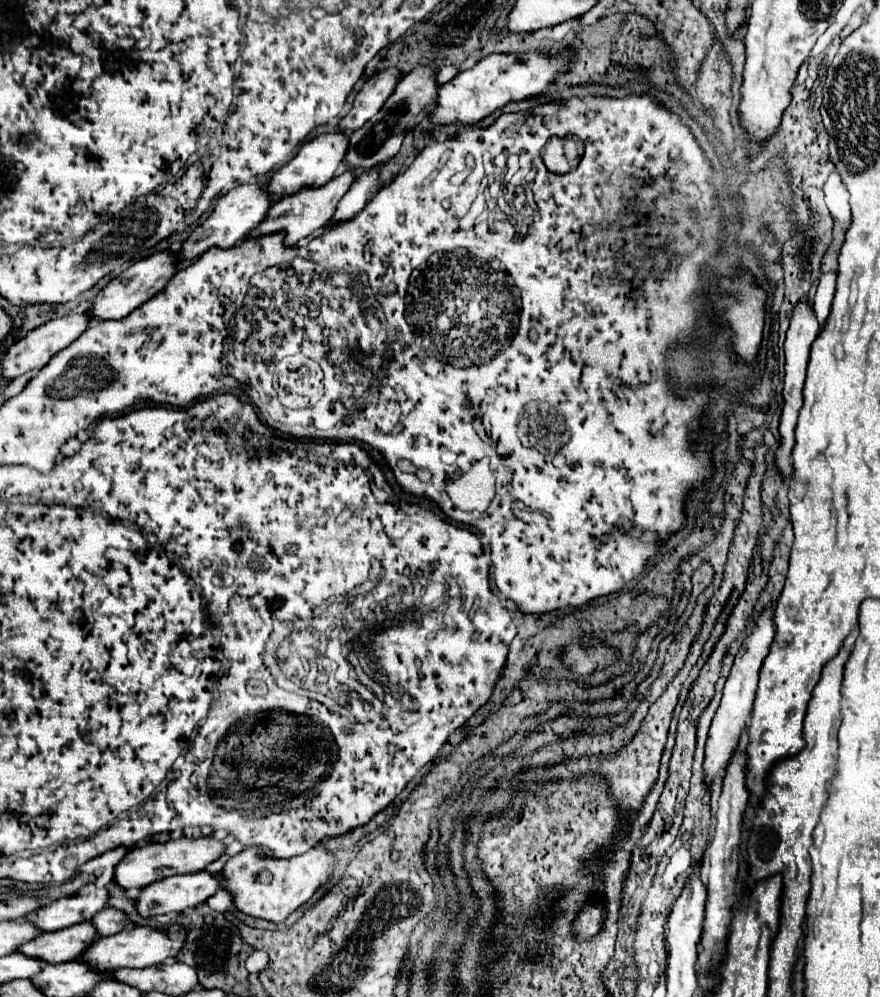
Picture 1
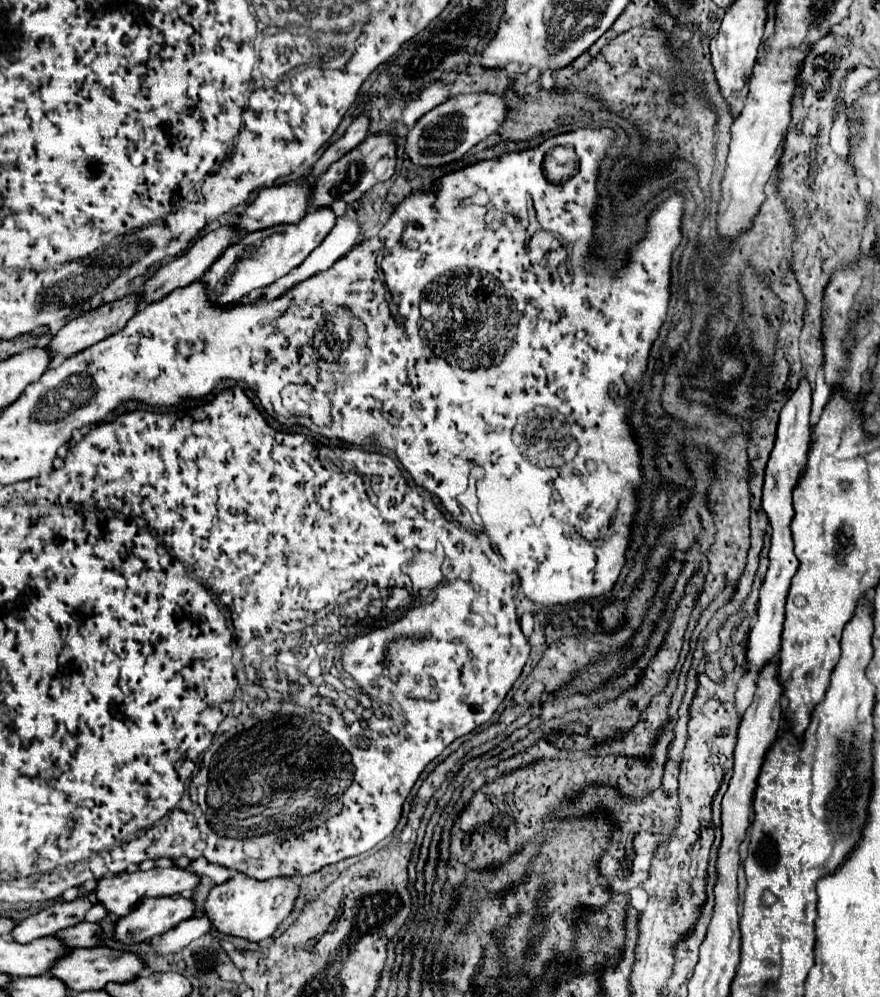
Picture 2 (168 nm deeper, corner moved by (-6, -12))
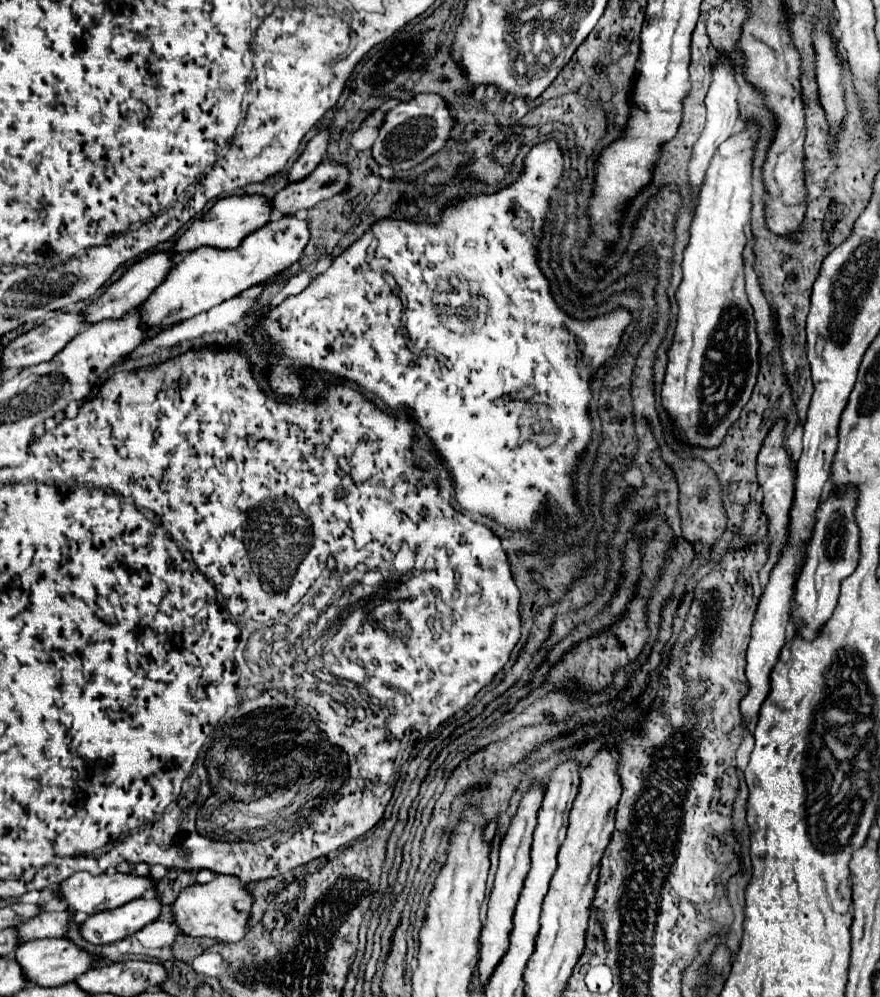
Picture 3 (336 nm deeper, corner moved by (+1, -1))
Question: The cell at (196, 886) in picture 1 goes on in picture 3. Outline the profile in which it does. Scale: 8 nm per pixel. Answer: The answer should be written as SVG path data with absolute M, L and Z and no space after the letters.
M137 898L113 912L97 912L81 924L81 934L91 944L111 944L127 938L161 916L159 898Z

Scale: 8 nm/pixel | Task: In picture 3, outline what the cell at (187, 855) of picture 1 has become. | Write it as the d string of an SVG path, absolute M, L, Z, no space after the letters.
M77 872L71 878L67 878L65 882L61 882L59 892L61 892L61 898L69 904L71 910L97 914L97 912L103 912L103 910L119 908L119 906L123 906L123 904L127 904L135 898L141 898L141 894L147 892L149 888L155 888L155 884L157 882L149 876L135 876L135 874L123 874L123 872L93 876L89 872Z

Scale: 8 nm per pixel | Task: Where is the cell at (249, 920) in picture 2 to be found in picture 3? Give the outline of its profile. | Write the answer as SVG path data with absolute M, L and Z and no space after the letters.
M217 876L207 884L187 886L173 904L175 922L183 934L207 936L221 942L237 942L245 936L245 928L251 916L251 906L255 898L247 884L241 884L235 876Z

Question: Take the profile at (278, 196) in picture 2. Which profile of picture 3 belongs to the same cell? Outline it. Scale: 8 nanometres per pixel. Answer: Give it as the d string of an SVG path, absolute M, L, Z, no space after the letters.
M245 194L245 196L225 196L221 198L203 218L195 220L191 228L179 236L175 246L171 248L173 254L181 254L187 250L197 250L199 246L213 246L213 248L237 248L237 244L249 234L265 226L271 218L271 200L261 194Z

